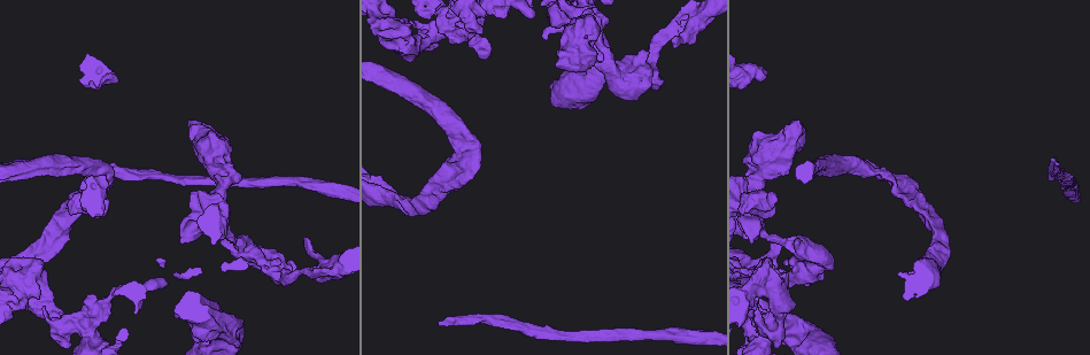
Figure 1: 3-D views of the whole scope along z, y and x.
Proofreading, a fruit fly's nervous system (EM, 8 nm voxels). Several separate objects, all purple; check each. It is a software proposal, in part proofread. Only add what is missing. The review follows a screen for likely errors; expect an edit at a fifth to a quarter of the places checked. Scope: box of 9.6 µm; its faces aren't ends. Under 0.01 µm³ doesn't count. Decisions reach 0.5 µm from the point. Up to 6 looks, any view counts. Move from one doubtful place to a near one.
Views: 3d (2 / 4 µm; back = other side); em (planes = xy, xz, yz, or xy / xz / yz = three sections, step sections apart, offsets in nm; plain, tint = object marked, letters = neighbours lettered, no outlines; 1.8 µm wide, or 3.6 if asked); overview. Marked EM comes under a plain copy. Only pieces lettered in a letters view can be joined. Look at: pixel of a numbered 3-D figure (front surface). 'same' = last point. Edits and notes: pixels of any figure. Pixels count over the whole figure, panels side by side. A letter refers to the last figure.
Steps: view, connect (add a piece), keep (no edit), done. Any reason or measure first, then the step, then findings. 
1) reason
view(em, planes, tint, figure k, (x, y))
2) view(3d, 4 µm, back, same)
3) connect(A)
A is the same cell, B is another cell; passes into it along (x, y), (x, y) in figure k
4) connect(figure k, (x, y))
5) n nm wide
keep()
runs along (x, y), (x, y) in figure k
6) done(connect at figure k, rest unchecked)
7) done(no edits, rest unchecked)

abrupt turn
view(em, planes, tint, figure 1, (464, 30))

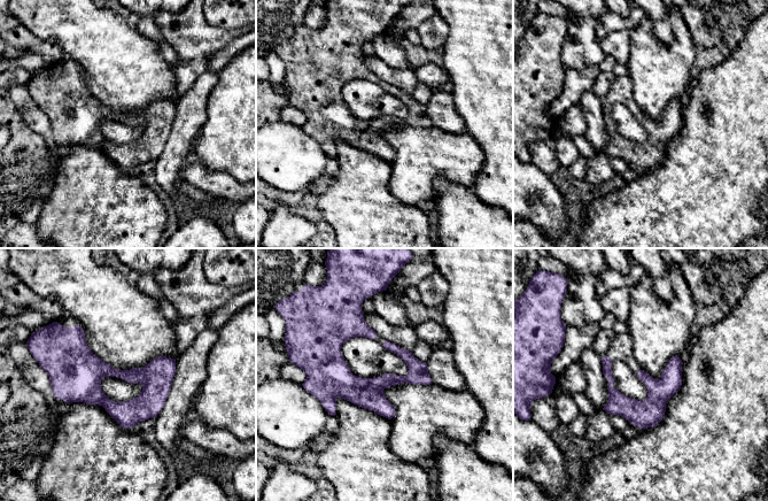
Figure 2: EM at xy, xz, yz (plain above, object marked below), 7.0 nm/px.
view(em, planes, letters, same)

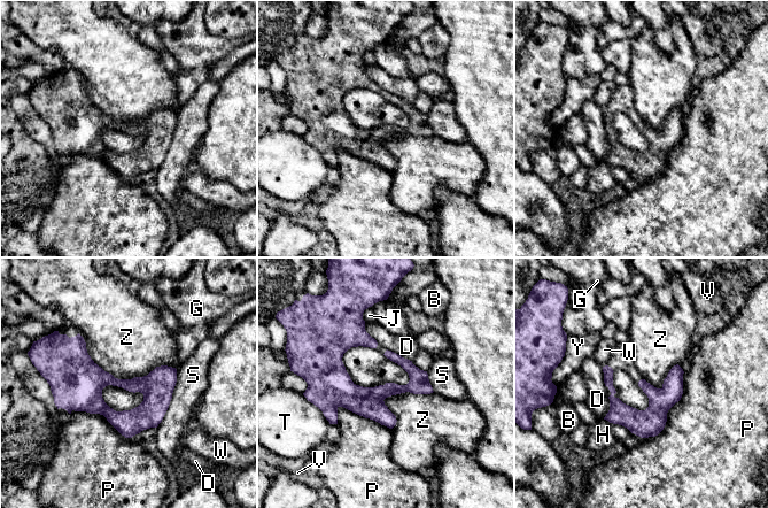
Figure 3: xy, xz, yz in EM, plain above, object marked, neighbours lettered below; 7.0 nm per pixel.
170 nm wide
keep()
B, D, G, H, J, P, S, T, V, W, Y and Z are other cells; border along (433, 391), (388, 395), (392, 429) in figure 3; no lettered piece goes on from it

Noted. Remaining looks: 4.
a narrow waist
view(em, xy, step 4, tint, figure 1, (250, 250))

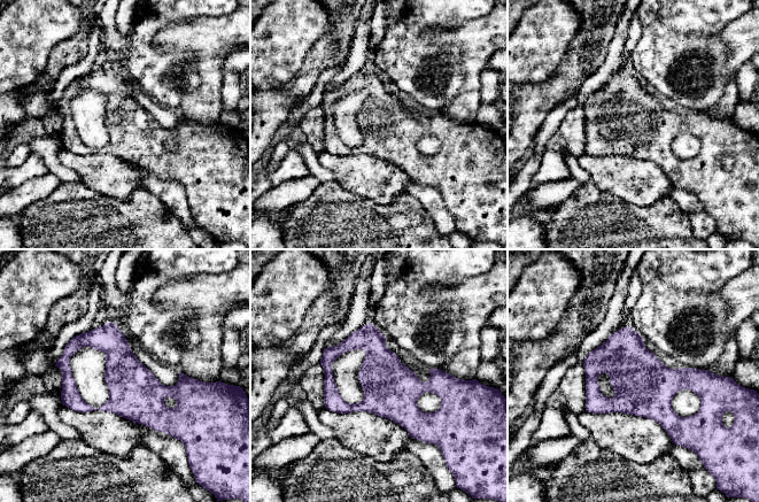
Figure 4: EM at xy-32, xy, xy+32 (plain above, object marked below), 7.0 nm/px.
cut it another way
view(em, planes, tint, same)

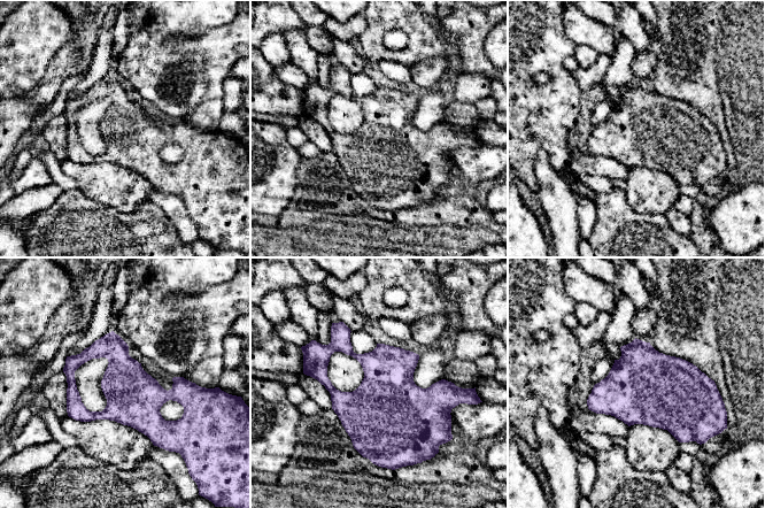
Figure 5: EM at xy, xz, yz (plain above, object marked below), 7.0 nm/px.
what lies round it
view(em, planes, letters, same)

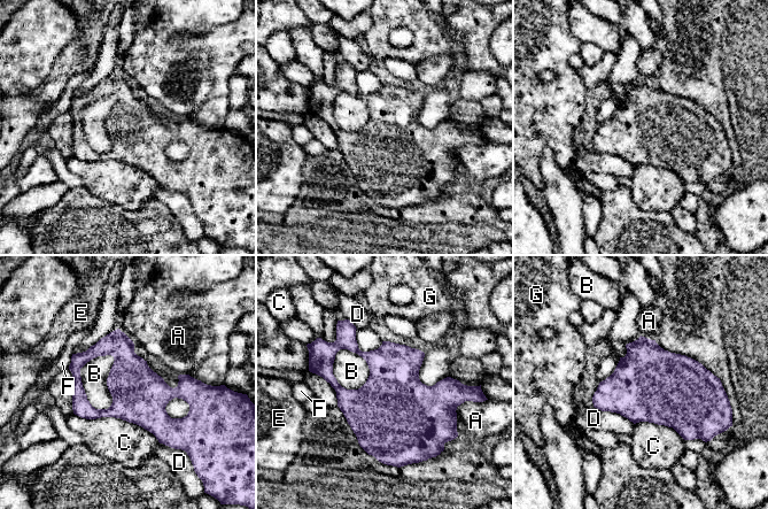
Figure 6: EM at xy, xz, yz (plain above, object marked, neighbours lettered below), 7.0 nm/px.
keep()
A, B, C, D, E, F and G are other cells; border along (110, 354), (107, 409) in figure 6; no lettered piece goes on from it

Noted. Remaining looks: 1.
done(no edits, rest unchecked)

